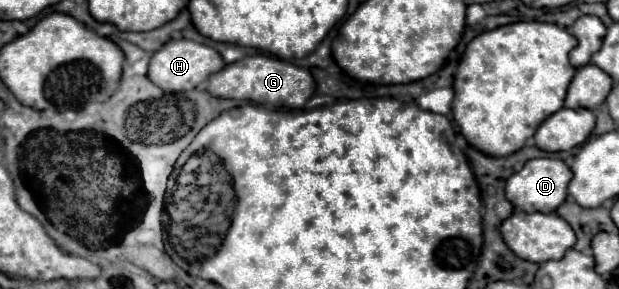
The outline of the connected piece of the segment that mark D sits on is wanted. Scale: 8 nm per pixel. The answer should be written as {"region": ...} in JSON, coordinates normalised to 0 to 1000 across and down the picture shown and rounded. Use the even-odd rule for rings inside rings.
{"region":[[[856,550],[837,599],[830,599],[817,626],[817,682],[840,730],[869,730],[869,737],[895,737],[914,689],[918,633],[924,619],[921,578],[905,550]]]}

